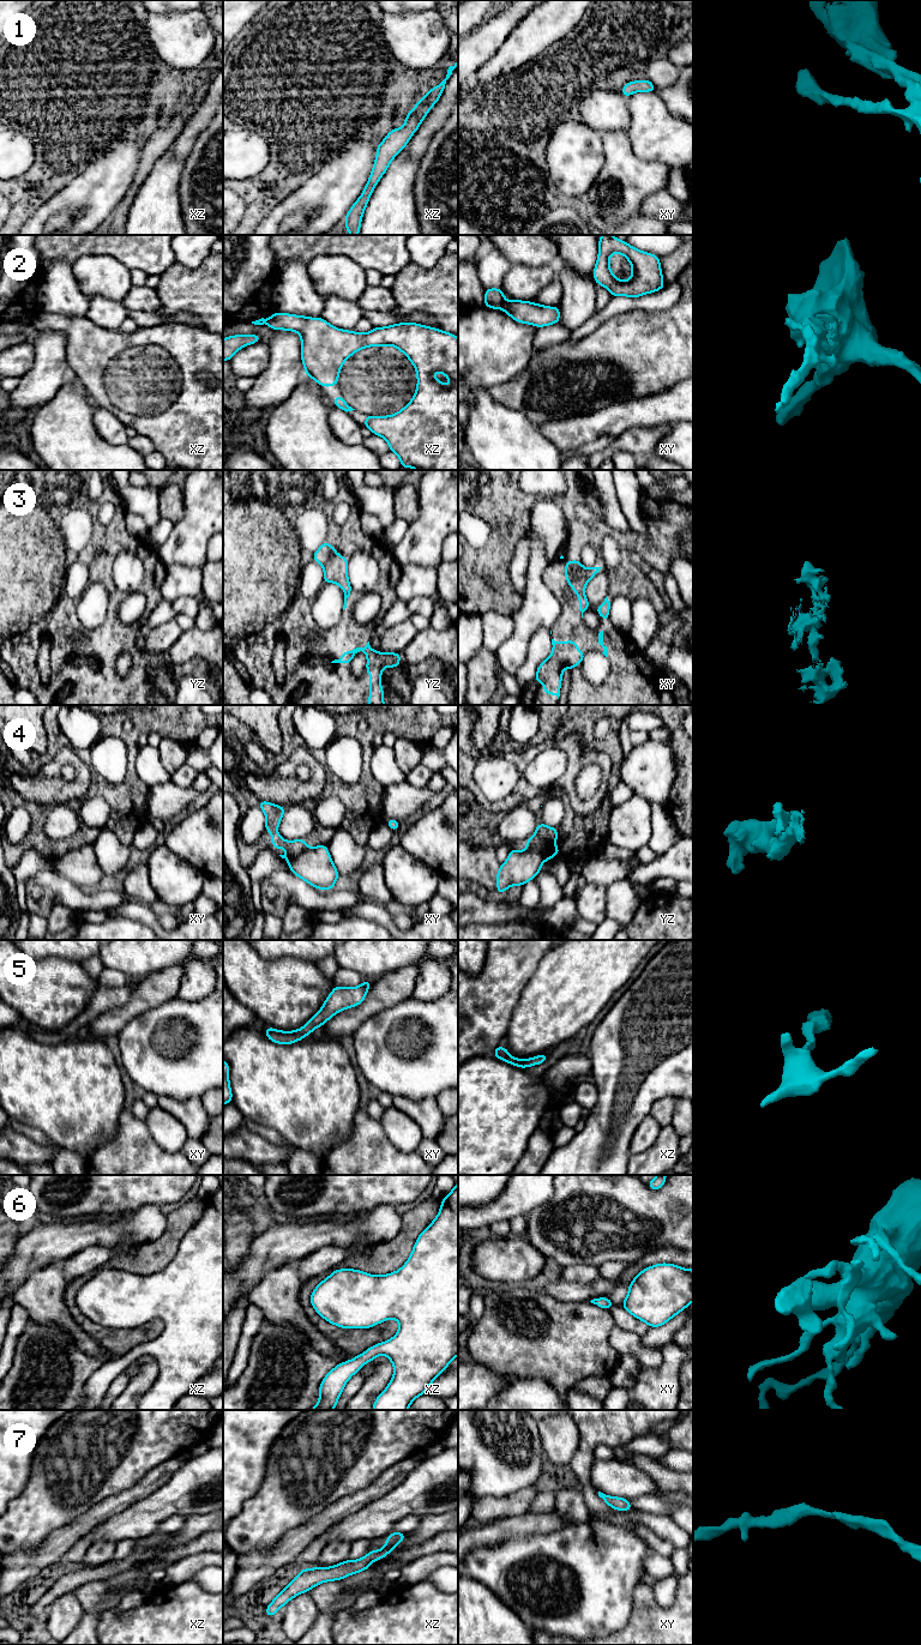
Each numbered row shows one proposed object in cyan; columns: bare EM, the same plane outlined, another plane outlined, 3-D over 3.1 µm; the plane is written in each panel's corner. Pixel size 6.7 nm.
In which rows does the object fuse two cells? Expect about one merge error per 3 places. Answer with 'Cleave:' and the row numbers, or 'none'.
Cleave: 2, 4

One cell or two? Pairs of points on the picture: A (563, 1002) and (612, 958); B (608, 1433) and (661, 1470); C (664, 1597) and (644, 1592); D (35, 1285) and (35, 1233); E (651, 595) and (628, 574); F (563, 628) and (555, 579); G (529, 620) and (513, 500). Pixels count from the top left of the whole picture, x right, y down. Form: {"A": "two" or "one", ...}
{"A": "one", "B": "two", "C": "two", "D": "two", "E": "one", "F": "one", "G": "two"}

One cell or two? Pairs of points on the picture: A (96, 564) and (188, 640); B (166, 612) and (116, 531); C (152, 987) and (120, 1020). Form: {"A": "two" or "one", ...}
{"A": "two", "B": "two", "C": "one"}

